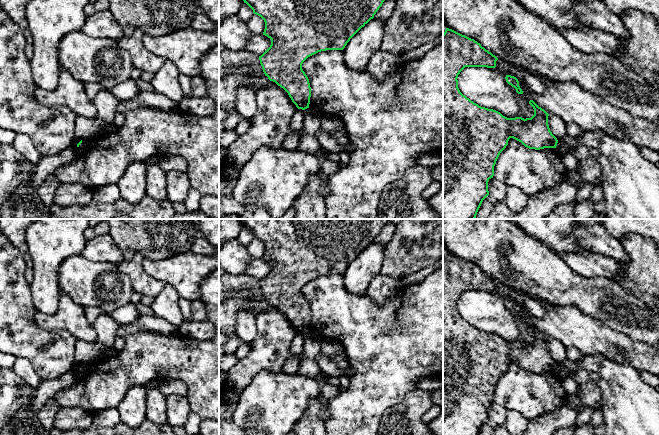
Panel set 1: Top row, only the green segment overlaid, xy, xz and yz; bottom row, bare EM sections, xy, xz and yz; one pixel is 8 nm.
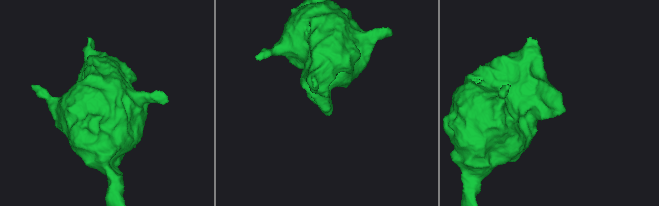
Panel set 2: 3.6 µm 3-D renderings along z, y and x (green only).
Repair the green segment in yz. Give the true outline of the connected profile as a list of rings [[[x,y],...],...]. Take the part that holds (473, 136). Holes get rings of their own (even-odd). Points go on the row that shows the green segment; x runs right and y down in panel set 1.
[[[446,28],[445,32],[443,33],[443,219],[475,219],[477,212],[483,202],[483,200],[489,195],[488,191],[488,181],[493,178],[494,176],[494,166],[496,161],[500,155],[500,153],[506,148],[508,145],[508,141],[510,138],[513,138],[519,142],[521,142],[525,147],[529,149],[540,150],[544,148],[556,148],[558,140],[550,131],[548,125],[548,116],[549,114],[539,107],[533,100],[529,101],[529,104],[534,109],[534,115],[531,118],[522,118],[522,117],[515,117],[515,118],[507,118],[503,116],[500,112],[488,109],[485,107],[481,107],[478,104],[471,101],[465,95],[463,95],[459,88],[458,88],[458,75],[465,67],[487,67],[487,68],[495,68],[496,61],[498,58],[493,55],[491,52],[486,50],[484,47],[481,46],[480,43],[471,39],[465,35],[462,35],[452,29]]]

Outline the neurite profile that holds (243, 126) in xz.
[[[241,121],[237,127],[235,128],[235,132],[238,134],[238,135],[243,135],[245,134],[248,130],[250,129],[250,122],[248,121]]]

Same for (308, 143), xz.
[[[312,108],[304,110],[303,129],[304,134],[301,136],[298,147],[299,152],[307,152],[317,157],[320,164],[320,173],[332,174],[338,170],[338,162],[326,159],[321,153],[321,145],[316,138],[316,132],[320,129],[322,115]]]

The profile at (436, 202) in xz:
[[[443,182],[441,189],[430,199],[430,206],[437,214],[437,219],[443,214]]]

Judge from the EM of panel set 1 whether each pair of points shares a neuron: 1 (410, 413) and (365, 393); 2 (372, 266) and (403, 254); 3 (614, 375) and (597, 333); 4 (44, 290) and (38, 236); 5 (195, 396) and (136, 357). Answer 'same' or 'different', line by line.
1: different
2: different
3: different
4: same
5: same

